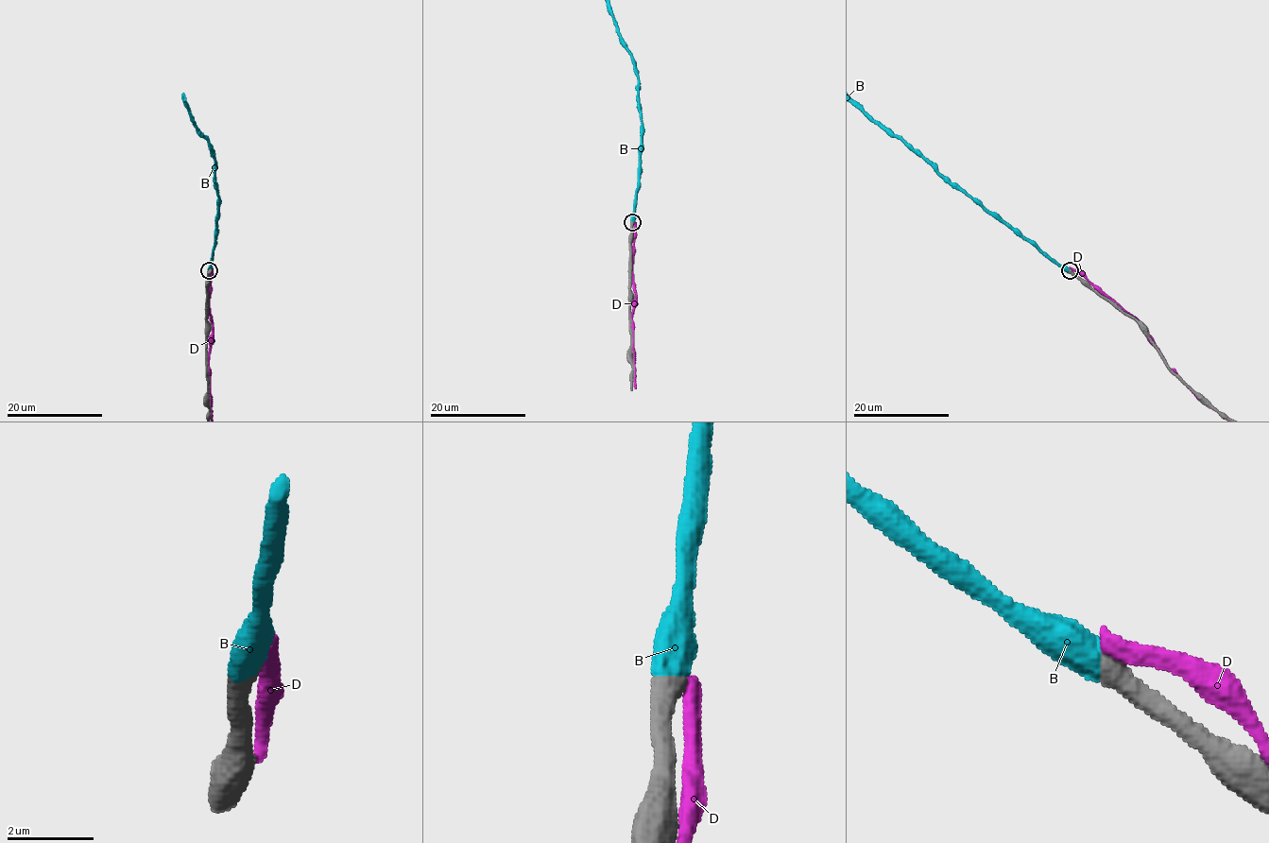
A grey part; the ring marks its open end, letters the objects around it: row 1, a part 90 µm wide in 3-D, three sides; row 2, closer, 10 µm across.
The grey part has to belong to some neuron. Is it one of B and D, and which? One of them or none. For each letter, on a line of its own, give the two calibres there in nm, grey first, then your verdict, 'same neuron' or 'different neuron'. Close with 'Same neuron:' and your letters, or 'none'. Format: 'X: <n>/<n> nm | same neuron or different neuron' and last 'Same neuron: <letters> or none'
B: 550/650 nm | same neuron
D: 550/440 nm | different neuron
Same neuron: B

